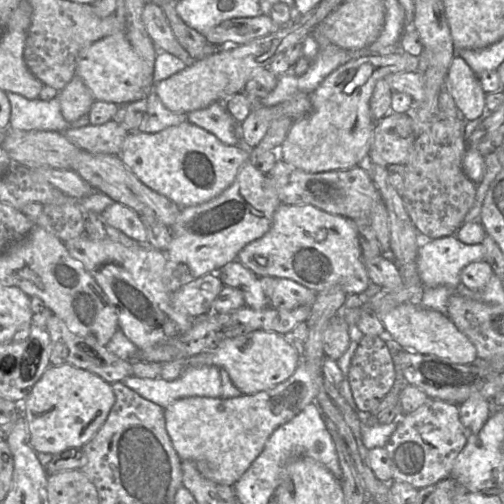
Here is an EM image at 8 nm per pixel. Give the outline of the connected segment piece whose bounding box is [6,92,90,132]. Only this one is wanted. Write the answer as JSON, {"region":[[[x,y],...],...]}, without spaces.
{"region":[[[6,92],[11,106],[9,127],[13,130],[64,132],[90,124],[88,114],[74,122],[67,122],[60,110],[59,92],[49,101],[27,99],[20,94]]]}

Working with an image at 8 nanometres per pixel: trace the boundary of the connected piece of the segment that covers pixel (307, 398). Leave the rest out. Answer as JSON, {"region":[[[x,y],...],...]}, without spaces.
{"region":[[[304,359],[294,373],[271,389],[234,398],[186,397],[164,409],[165,425],[181,460],[192,461],[202,476],[217,484],[234,486],[262,452],[269,436],[315,401],[314,369]]]}

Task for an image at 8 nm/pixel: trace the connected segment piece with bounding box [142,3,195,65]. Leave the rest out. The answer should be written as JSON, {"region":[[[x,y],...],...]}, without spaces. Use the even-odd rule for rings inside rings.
{"region":[[[146,3],[142,12],[142,21],[145,29],[159,51],[166,51],[185,62],[187,65],[195,60],[175,37],[162,8],[155,3]]]}

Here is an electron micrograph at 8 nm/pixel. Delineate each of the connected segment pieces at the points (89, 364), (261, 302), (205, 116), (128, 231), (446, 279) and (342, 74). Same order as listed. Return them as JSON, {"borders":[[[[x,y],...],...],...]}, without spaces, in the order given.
{"borders":[[[[55,314],[48,318],[45,329],[49,334],[51,343],[49,357],[51,366],[59,366],[62,364],[72,365],[92,372],[110,384],[133,376],[132,362],[134,361],[123,360],[109,352],[107,348],[100,345],[93,336],[78,336],[72,333],[65,322]]],[[[237,260],[224,265],[215,273],[223,285],[242,293],[246,306],[259,310],[269,305],[268,287],[273,277],[258,276]]],[[[214,102],[209,106],[187,114],[188,121],[215,135],[222,143],[235,146],[240,144],[236,136],[236,121],[226,111],[223,102]]],[[[114,202],[101,213],[101,216],[107,224],[136,240],[139,244],[147,244],[147,233],[142,219],[133,209]]],[[[449,235],[420,243],[416,265],[425,287],[457,287],[462,269],[484,259],[482,243],[464,244],[455,235]]],[[[406,52],[374,54],[356,57],[332,71],[311,94],[311,108],[303,117],[294,120],[288,134],[277,150],[279,159],[305,172],[346,170],[368,160],[374,121],[370,112],[370,99],[376,83],[386,76],[417,71],[418,57]]]]}

